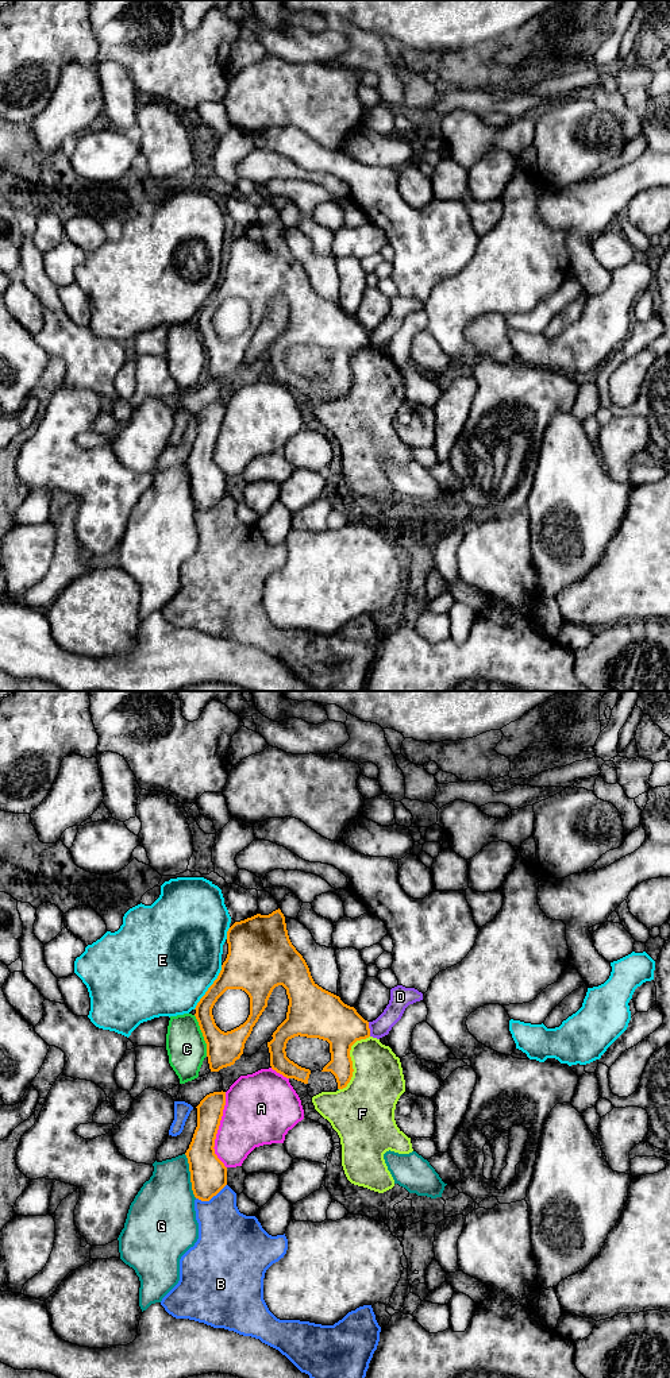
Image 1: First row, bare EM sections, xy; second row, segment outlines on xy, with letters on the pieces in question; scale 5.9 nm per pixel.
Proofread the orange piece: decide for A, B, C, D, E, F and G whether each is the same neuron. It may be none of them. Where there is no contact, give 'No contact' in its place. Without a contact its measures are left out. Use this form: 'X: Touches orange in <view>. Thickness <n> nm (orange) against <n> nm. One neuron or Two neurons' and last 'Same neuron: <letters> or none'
A: Touches orange in xy. Thickness 190 nm (orange) against 380 nm. Two neurons
B: Touches orange in xy. Thickness 220 nm (orange) against 340 nm. Two neurons
C: Touches orange in xy. Thickness 200 nm (orange) against 240 nm. Two neurons
D: Touches orange in xy. Thickness 260 nm (orange) against 120 nm. Two neurons
E: Touches orange in xy. Thickness 260 nm (orange) against 500 nm. Two neurons
F: Touches orange in xy. Thickness 260 nm (orange) against 320 nm. Two neurons
G: Touches orange in xy. Thickness 220 nm (orange) against 360 nm. Two neurons
Same neuron: none

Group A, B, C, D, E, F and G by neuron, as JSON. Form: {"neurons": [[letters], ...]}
{"neurons": [["A"], ["B"], ["C"], ["D"], ["E"], ["F"], ["G"]]}

